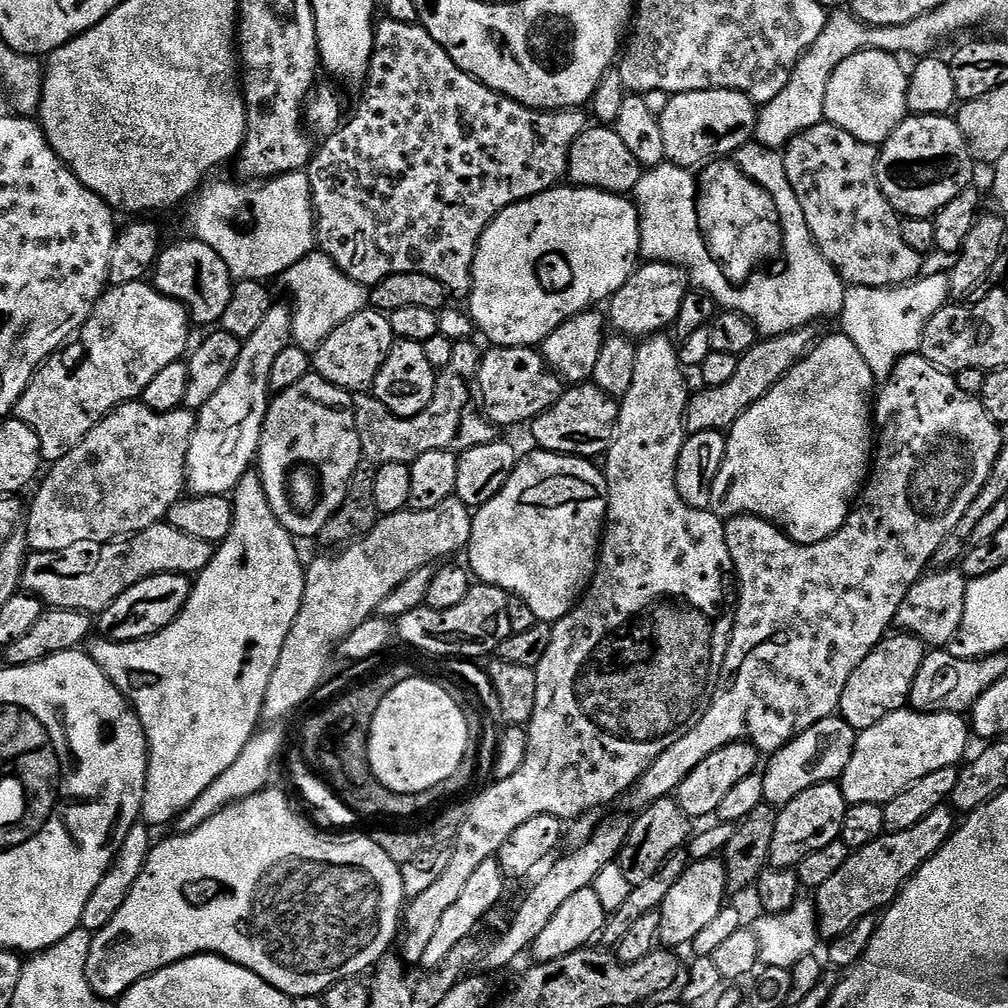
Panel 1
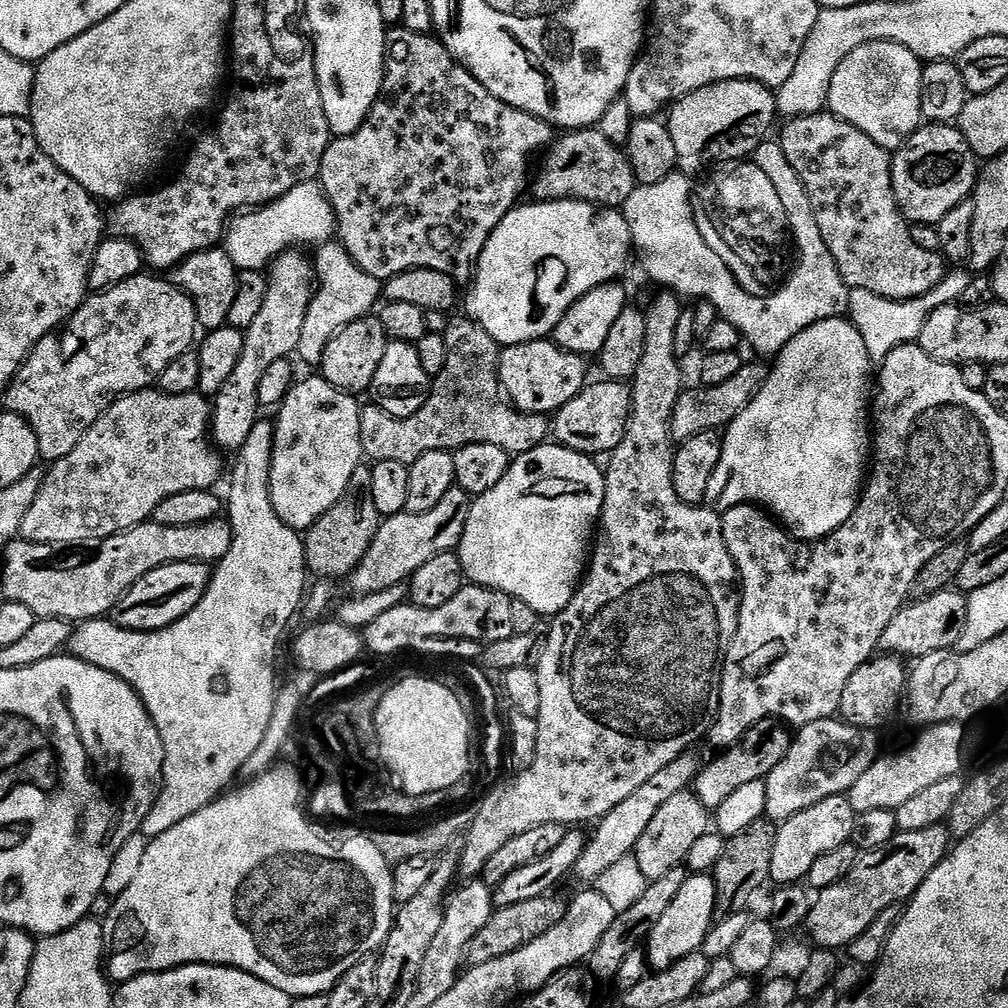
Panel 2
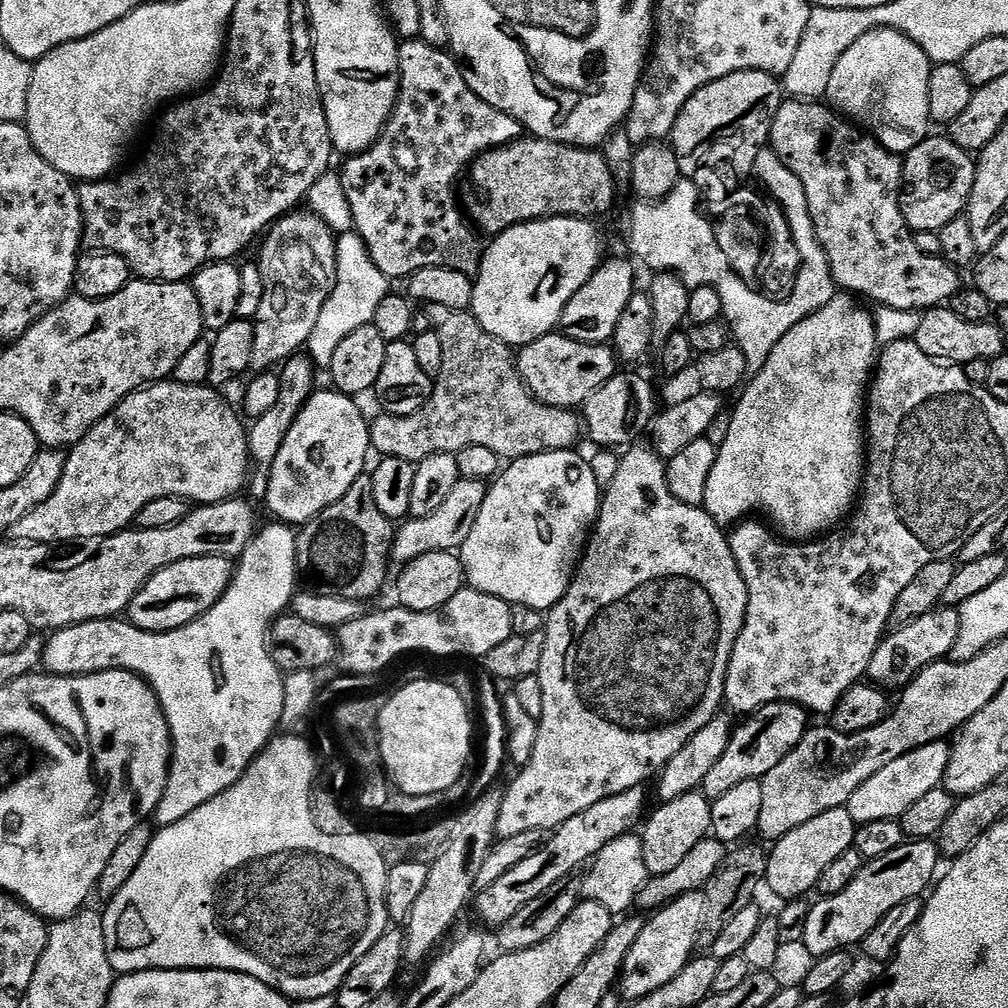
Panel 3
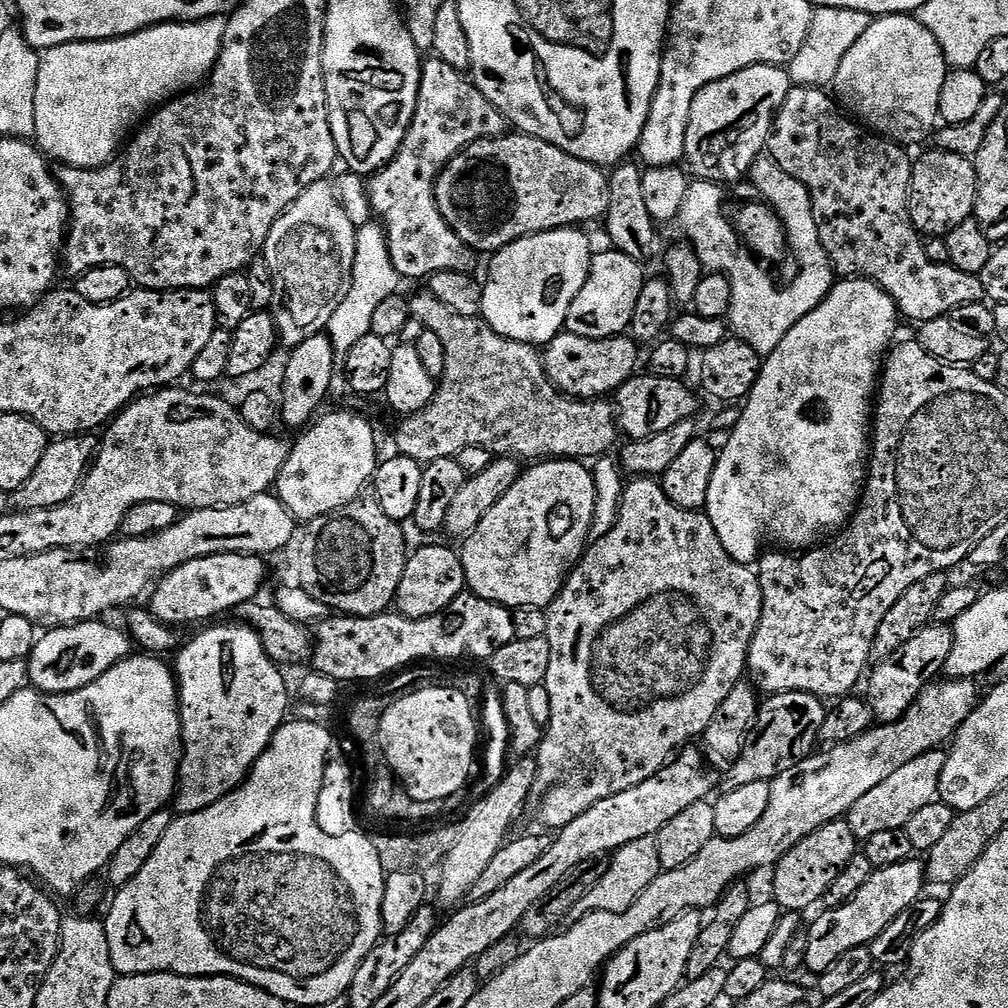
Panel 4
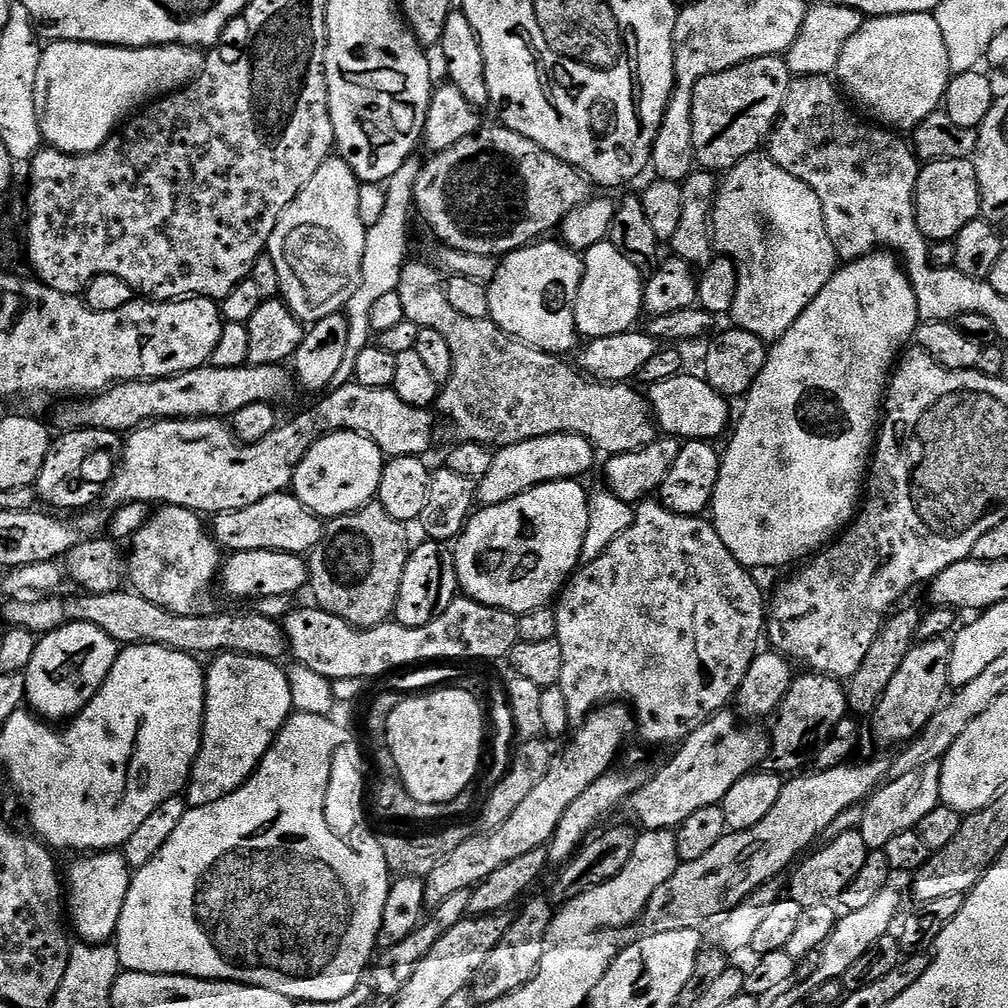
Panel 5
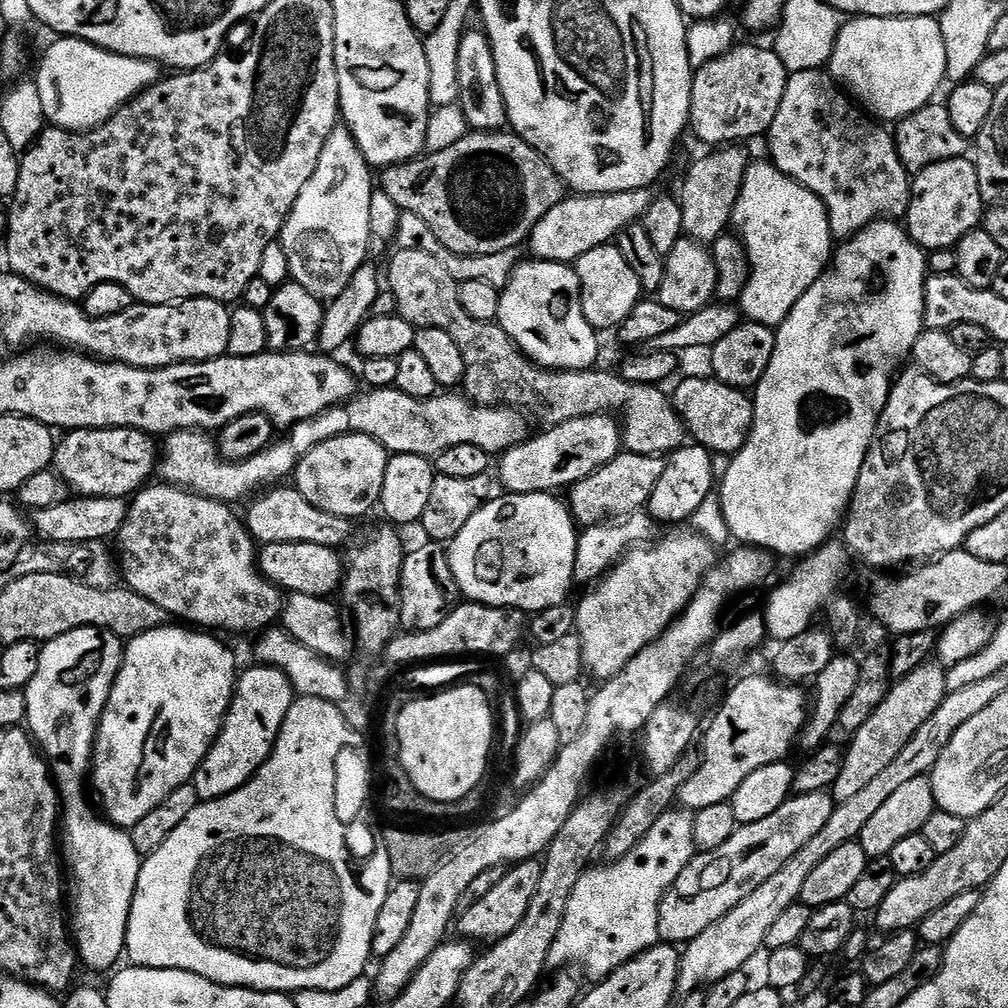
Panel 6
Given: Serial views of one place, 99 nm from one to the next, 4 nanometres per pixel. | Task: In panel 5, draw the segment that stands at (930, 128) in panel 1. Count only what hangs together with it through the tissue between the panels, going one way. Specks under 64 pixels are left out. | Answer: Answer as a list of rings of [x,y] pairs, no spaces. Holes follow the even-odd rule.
[[[933,160],[920,169],[916,183],[916,221],[918,230],[930,242],[956,239],[966,222],[980,216],[980,191],[975,163],[967,160]]]

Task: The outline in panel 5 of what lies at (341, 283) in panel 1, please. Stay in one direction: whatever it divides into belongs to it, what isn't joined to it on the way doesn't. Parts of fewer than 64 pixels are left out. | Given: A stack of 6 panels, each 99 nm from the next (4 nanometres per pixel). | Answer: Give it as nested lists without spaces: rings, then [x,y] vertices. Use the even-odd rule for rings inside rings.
[[[419,155],[409,156],[402,166],[386,182],[385,209],[382,216],[373,226],[368,228],[366,234],[366,250],[362,254],[362,274],[360,285],[355,294],[350,298],[346,315],[350,326],[350,338],[348,339],[348,351],[353,357],[362,354],[364,348],[369,347],[370,333],[370,310],[374,310],[374,302],[385,294],[396,291],[400,275],[404,269],[408,256],[408,215],[413,215],[414,186],[418,182],[418,174],[422,167]]]

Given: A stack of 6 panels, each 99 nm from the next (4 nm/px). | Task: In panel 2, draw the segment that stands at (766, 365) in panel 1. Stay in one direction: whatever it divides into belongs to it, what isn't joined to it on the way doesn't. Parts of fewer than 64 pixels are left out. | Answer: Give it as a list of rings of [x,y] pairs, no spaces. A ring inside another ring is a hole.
[[[764,362],[756,363],[760,364],[741,363],[740,372],[734,374],[734,378],[722,382],[722,386],[710,386],[709,388],[695,386],[696,388],[690,389],[689,392],[688,389],[681,391],[672,415],[673,441],[683,442],[694,438],[694,434],[727,429],[732,420],[738,418],[742,410],[746,410],[754,394],[758,394],[758,390],[766,382],[769,365]]]

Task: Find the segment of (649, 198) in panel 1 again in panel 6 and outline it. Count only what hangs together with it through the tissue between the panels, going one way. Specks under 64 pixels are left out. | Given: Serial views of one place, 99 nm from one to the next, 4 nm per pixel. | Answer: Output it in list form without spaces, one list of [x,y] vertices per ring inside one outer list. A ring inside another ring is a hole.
[[[752,162],[744,175],[738,202],[734,202],[731,227],[743,242],[748,252],[748,265],[752,267],[746,290],[739,298],[738,308],[751,323],[764,324],[775,330],[790,314],[790,310],[794,310],[798,298],[802,298],[802,294],[806,294],[806,290],[810,290],[810,286],[814,286],[817,278],[829,267],[834,255],[834,237],[828,212],[824,209],[824,203],[809,188],[782,174],[782,170],[778,170],[775,164]]]

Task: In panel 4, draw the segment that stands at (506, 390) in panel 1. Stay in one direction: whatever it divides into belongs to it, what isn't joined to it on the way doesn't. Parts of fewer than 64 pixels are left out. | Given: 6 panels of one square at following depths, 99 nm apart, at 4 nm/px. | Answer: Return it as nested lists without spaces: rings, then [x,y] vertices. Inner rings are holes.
[[[567,330],[557,336],[543,349],[544,369],[548,380],[559,392],[574,396],[577,400],[608,398],[632,376],[637,375],[642,364],[642,348],[631,335],[610,338],[582,338]]]

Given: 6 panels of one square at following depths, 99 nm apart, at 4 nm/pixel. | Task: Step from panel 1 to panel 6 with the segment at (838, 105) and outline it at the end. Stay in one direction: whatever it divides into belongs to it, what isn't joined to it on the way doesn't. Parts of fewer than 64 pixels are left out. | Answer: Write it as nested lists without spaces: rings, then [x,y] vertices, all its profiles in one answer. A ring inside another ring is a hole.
[[[857,16],[841,23],[830,61],[830,75],[833,80],[847,86],[850,92],[852,87],[851,95],[877,121],[905,120],[910,114],[933,103],[935,96],[932,95],[939,90],[940,83],[945,83],[948,75],[946,42],[942,42],[939,19],[936,16]]]

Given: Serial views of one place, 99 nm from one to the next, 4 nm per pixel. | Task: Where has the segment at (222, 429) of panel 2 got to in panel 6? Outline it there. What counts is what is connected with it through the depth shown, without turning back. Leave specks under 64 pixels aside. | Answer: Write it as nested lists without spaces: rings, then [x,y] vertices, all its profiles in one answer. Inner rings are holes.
[[[344,126],[333,130],[321,150],[312,152],[313,160],[304,168],[310,180],[302,186],[302,194],[298,194],[284,220],[278,241],[289,259],[289,277],[321,301],[331,302],[340,297],[356,271],[369,259],[368,243],[374,240],[370,224],[374,172]]]

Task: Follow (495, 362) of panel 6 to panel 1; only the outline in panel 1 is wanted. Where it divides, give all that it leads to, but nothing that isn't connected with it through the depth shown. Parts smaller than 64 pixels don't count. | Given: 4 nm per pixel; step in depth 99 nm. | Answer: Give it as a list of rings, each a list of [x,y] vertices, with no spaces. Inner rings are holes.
[[[457,340],[453,343],[450,366],[439,369],[436,385],[434,386],[434,398],[430,398],[430,406],[426,406],[426,410],[422,410],[422,414],[411,416],[410,418],[395,416],[393,412],[388,412],[386,406],[382,406],[382,402],[378,402],[376,397],[371,394],[360,394],[353,399],[352,413],[358,430],[360,451],[365,461],[373,460],[373,462],[368,462],[376,466],[382,464],[406,464],[411,466],[419,456],[426,454],[430,450],[446,450],[447,452],[459,454],[470,450],[474,446],[493,444],[497,440],[497,425],[491,424],[491,422],[484,419],[474,403],[474,392],[469,381],[468,384],[464,381],[467,376],[468,379],[475,377],[476,369],[480,363],[482,352],[481,349],[476,349],[474,345],[475,343],[472,340]]]

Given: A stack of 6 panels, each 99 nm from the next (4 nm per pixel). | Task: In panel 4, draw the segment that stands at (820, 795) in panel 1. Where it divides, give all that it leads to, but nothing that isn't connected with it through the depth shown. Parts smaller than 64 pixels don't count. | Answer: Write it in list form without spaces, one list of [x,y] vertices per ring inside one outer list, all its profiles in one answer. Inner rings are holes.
[[[841,818],[823,824],[814,834],[802,838],[798,846],[794,846],[771,869],[771,899],[780,904],[784,912],[807,913],[807,908],[819,905],[824,899],[826,890],[830,890],[834,878],[846,870],[850,858],[858,854],[856,835],[850,830],[847,819]]]

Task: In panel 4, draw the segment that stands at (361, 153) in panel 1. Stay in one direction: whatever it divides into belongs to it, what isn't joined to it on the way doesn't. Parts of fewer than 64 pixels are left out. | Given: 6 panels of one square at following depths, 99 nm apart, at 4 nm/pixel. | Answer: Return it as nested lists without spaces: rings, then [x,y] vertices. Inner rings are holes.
[[[425,59],[420,65],[420,89],[416,109],[400,149],[386,167],[372,173],[366,184],[371,215],[382,225],[384,237],[388,240],[390,262],[394,262],[394,270],[405,281],[424,282],[439,272],[468,272],[471,264],[478,259],[477,253],[466,246],[466,242],[462,242],[462,238],[458,238],[458,234],[450,230],[446,218],[442,218],[442,210],[438,210],[436,201],[436,180],[441,170],[474,142],[505,135],[510,128],[502,113],[476,89],[465,73],[459,72],[445,60],[431,59]]]

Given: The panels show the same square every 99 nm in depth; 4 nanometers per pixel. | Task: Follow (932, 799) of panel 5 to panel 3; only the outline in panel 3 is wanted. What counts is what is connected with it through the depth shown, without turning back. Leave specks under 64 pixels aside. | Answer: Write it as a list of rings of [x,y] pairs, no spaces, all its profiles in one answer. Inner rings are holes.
[[[939,740],[910,750],[902,754],[902,758],[894,758],[890,766],[878,770],[874,778],[866,778],[866,782],[862,782],[862,786],[850,794],[846,805],[850,818],[854,818],[858,826],[883,820],[899,820],[906,814],[906,810],[910,810],[910,806],[914,806],[914,802],[918,802],[918,798],[923,798],[930,794],[930,790],[943,785],[951,757],[952,744],[948,740]]]

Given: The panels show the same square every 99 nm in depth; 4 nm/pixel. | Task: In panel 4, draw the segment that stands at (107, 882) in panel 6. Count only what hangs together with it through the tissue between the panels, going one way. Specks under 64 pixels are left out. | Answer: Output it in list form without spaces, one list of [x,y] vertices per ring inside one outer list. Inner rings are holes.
[[[99,619],[86,620],[68,625],[67,628],[53,628],[45,631],[33,646],[28,662],[28,678],[31,687],[41,692],[73,692],[90,686],[106,670],[113,668],[119,660],[124,660],[133,651],[134,645],[123,627],[100,624]]]

